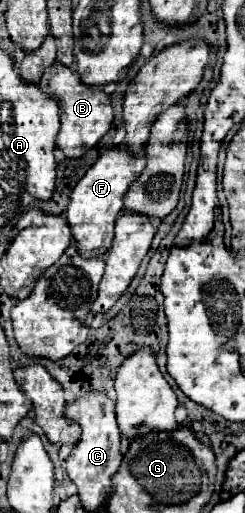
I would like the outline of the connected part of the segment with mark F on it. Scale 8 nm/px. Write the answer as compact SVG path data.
M114 146L106 148L98 160L88 168L88 172L80 178L80 182L74 186L70 194L70 204L66 210L66 222L72 228L74 240L78 244L78 252L84 258L104 254L114 238L114 222L118 214L122 212L122 202L128 186L138 178L138 174L146 166L146 154L144 152L130 152L126 146Z

